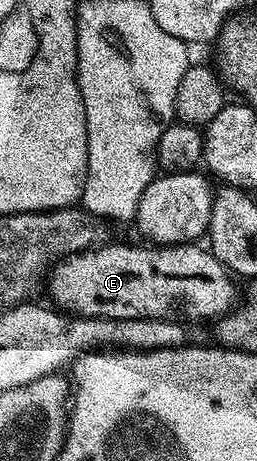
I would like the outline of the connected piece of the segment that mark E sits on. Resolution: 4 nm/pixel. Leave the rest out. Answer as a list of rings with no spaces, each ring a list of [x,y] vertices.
[[[109,243],[106,247],[94,245],[87,251],[64,259],[52,270],[47,287],[53,290],[58,308],[68,309],[78,316],[101,319],[151,318],[180,321],[216,321],[234,310],[237,287],[234,276],[201,245],[144,245],[132,247],[129,243]]]

